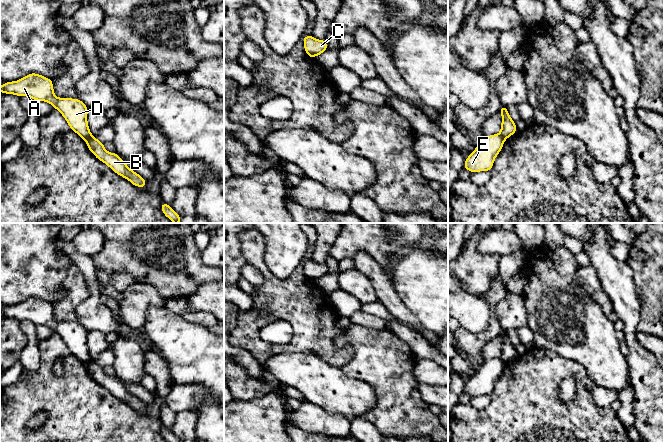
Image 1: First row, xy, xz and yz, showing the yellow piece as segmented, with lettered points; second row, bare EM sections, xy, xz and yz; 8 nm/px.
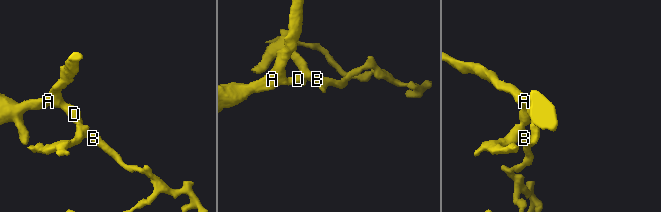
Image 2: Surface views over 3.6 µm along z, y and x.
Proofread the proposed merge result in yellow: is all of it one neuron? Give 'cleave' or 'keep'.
cleave

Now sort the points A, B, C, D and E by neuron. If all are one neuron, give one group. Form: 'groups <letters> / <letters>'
groups A D / B C E

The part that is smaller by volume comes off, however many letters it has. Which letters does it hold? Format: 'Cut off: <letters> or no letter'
Cut off: B, C, E

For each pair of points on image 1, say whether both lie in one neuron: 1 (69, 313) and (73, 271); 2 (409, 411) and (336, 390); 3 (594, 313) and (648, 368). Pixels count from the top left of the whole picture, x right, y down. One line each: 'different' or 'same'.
1: same
2: different
3: different

